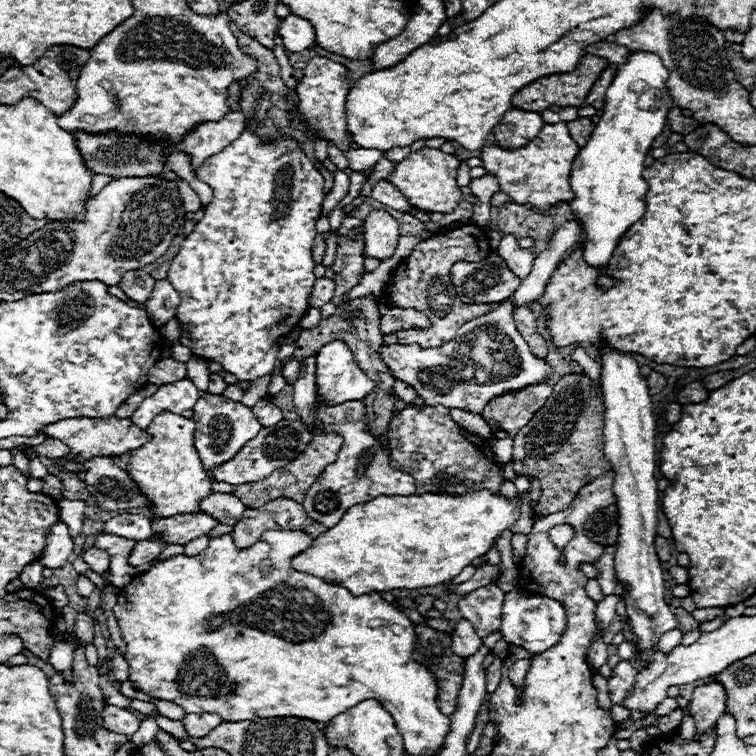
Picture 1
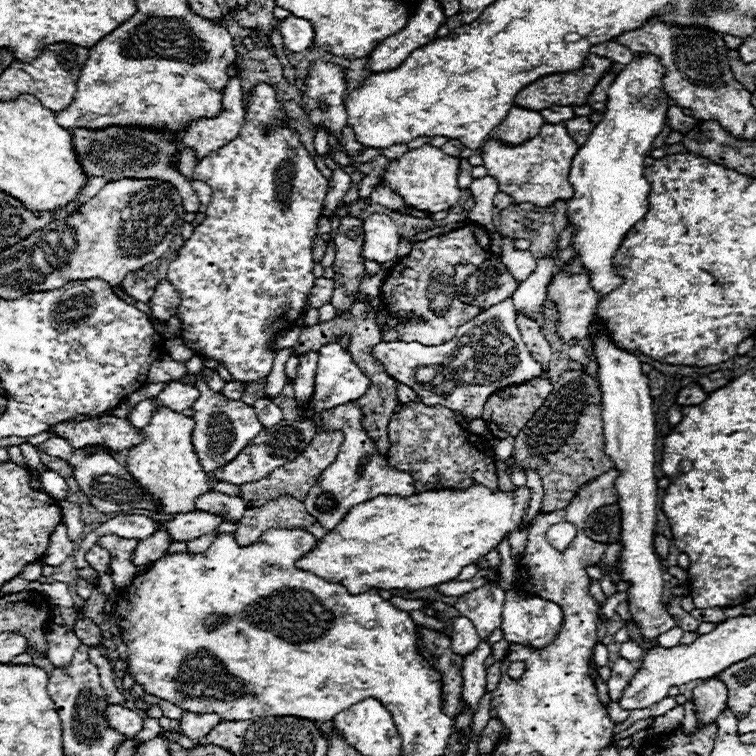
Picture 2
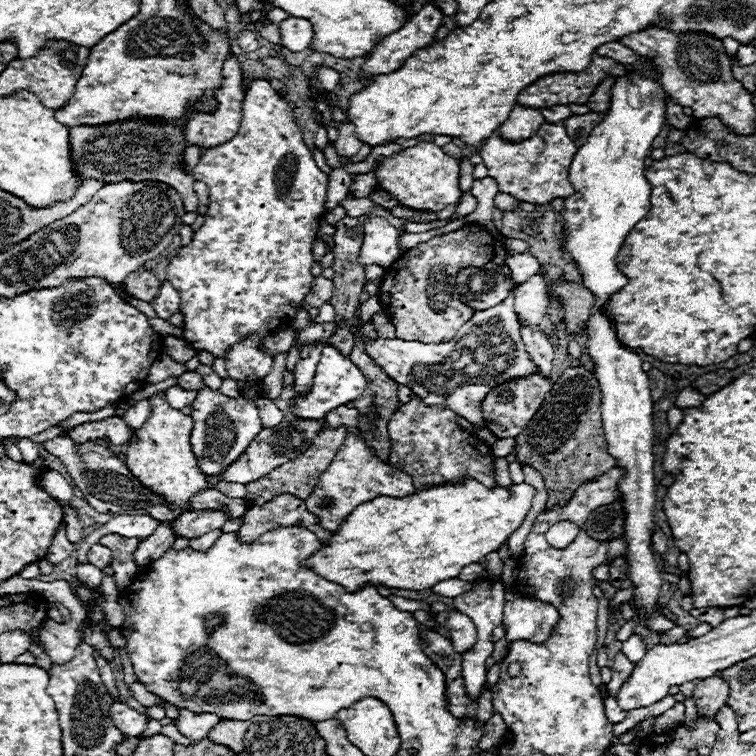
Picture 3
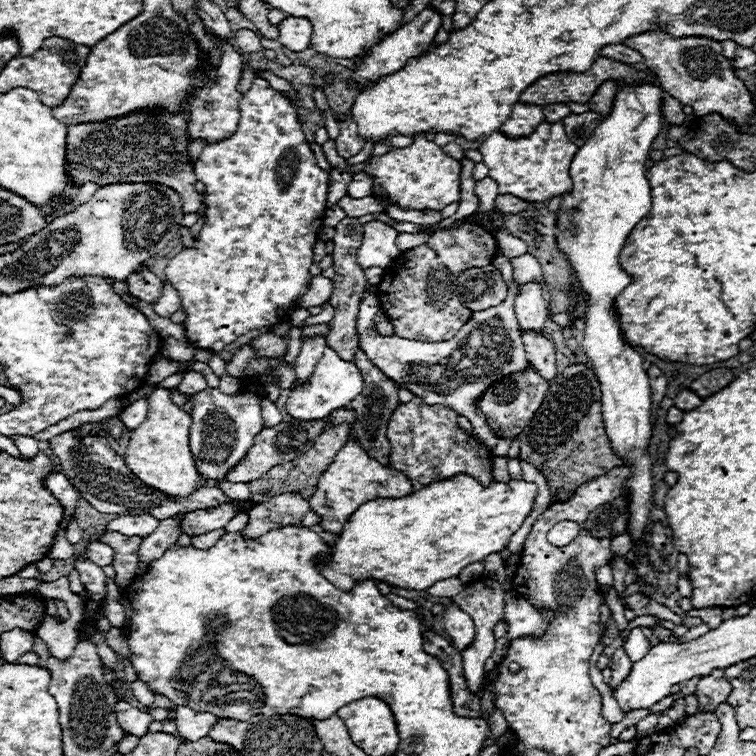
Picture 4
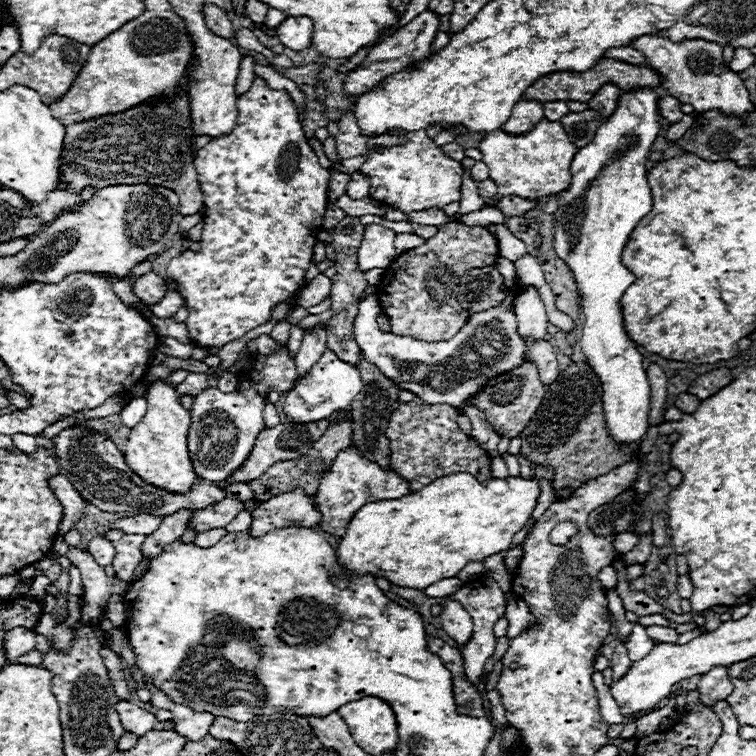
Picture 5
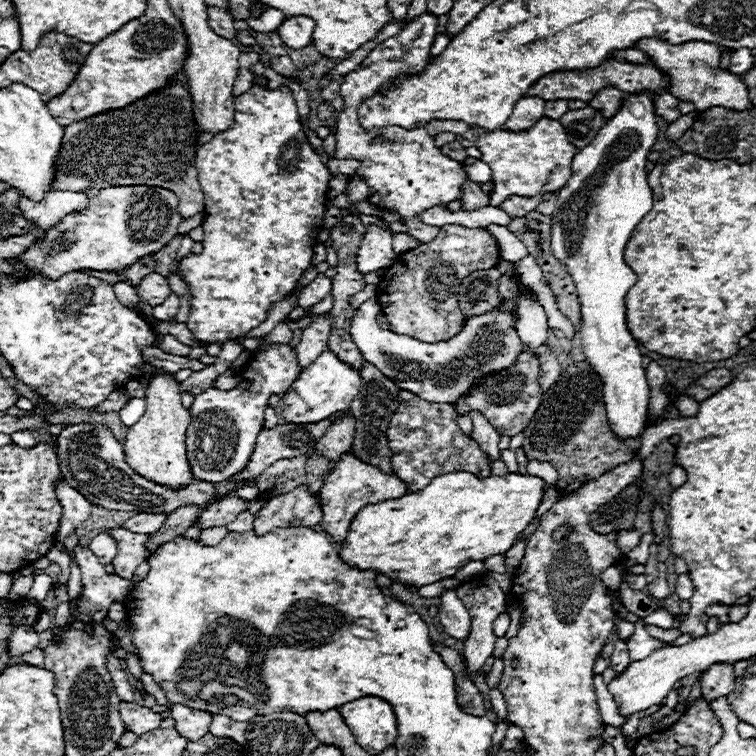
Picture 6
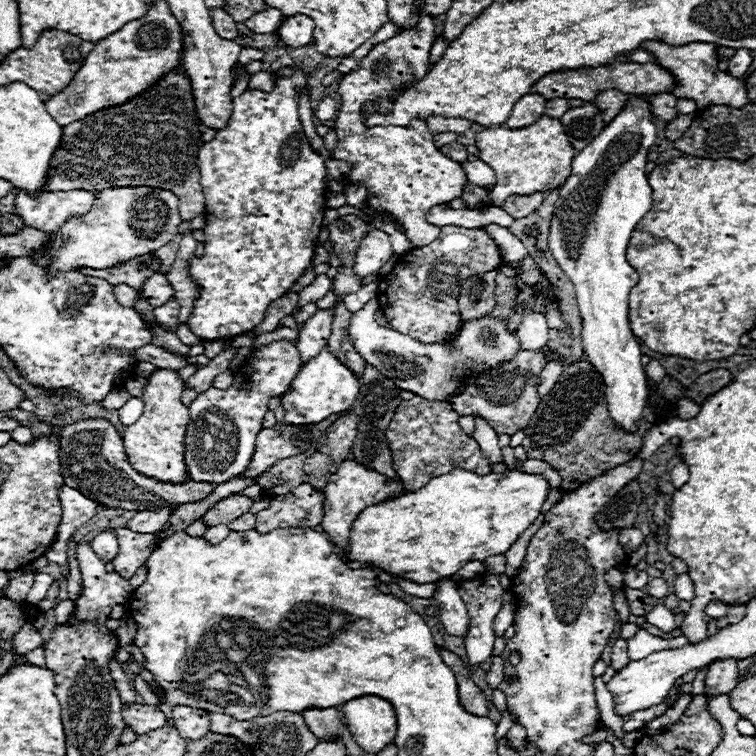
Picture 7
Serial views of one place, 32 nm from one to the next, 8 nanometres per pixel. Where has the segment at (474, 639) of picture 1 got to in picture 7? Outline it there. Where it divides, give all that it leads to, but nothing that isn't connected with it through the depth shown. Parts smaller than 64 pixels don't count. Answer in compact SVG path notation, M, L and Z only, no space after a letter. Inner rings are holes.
M448 578L438 582L440 588L436 592L436 600L438 600L438 608L440 608L440 622L444 624L446 632L452 636L460 636L464 638L468 634L468 610L464 606L464 602L458 596L456 584L452 584Z

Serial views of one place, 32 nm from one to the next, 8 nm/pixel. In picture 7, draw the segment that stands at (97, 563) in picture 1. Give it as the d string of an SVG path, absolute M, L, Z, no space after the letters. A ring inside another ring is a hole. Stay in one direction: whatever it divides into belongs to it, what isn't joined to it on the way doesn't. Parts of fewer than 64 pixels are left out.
M102 532L98 534L92 542L90 542L92 550L96 552L96 556L100 556L100 560L106 564L110 562L116 554L118 554L118 540L112 532Z

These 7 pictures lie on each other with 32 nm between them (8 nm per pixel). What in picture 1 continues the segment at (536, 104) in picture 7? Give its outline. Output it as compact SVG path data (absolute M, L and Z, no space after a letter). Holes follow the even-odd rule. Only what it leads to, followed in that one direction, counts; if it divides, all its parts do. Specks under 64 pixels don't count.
M518 108L508 110L498 126L492 130L494 142L506 150L516 150L538 136L544 122L538 112L520 112Z

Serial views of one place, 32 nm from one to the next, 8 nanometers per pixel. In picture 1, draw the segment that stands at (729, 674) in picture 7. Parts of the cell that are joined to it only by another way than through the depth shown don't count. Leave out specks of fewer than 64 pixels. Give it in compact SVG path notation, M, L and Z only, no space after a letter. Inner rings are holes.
M718 682L698 686L690 702L690 714L694 718L694 740L698 742L706 732L714 728L718 718L726 712L726 694Z

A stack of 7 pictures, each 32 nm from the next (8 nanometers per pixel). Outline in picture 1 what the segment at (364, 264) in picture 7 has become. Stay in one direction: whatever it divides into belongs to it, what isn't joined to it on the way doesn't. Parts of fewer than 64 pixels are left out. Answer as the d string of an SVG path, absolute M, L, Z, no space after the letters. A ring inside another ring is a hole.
M372 210L364 218L366 256L376 256L380 260L390 258L396 250L398 238L398 220L392 218L386 210Z

